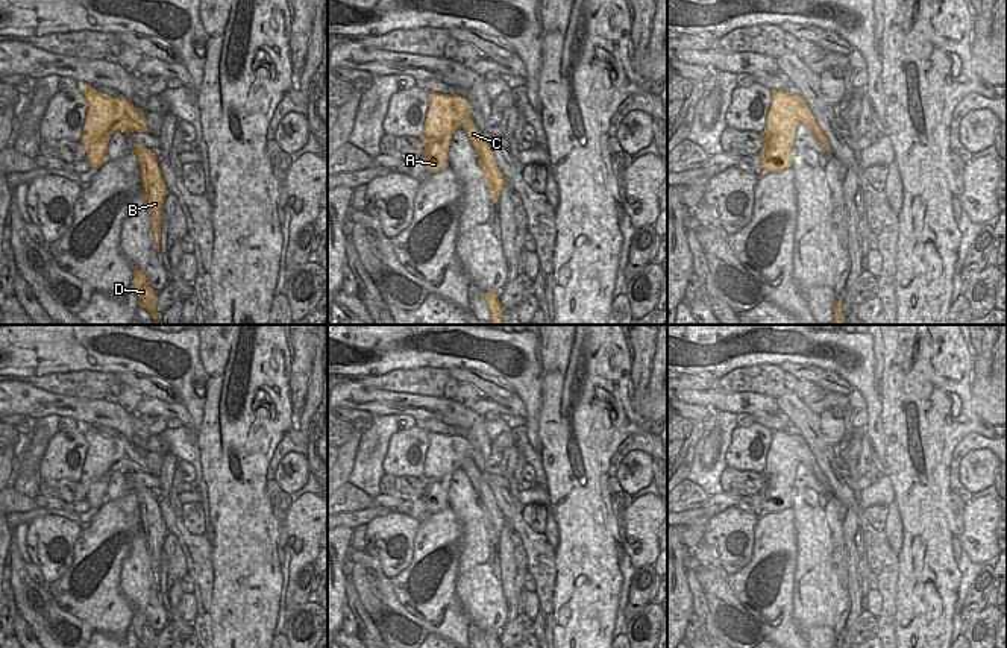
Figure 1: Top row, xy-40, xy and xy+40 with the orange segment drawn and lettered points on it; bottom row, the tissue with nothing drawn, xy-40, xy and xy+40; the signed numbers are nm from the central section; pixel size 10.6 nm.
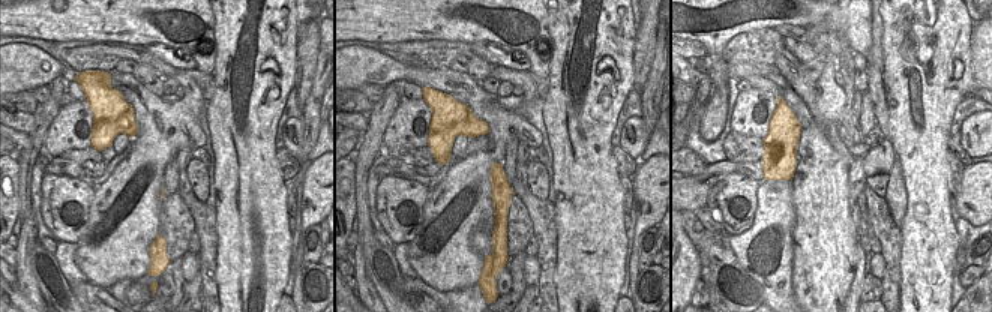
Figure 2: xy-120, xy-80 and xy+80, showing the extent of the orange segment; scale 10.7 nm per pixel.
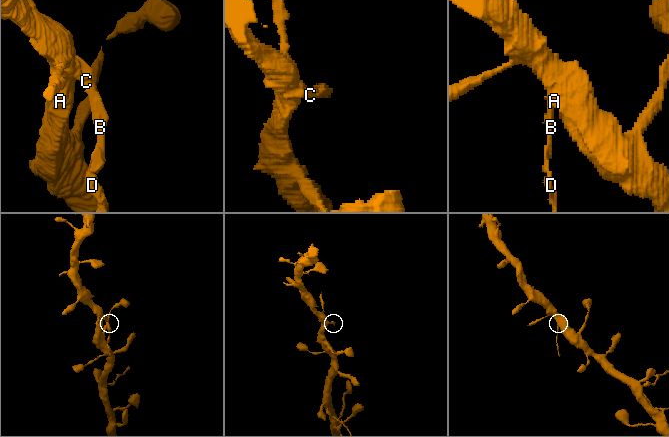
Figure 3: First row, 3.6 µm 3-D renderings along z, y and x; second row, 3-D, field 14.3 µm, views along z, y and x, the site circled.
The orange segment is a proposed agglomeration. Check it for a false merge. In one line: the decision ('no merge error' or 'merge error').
merge error

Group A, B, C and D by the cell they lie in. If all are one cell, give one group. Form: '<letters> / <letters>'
A / B C D

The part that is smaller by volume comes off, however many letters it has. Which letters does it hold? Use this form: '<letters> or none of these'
B, C, D

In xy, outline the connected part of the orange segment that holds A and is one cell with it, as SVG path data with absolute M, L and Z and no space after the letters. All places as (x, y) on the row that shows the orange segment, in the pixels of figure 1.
M428 91L429 108L425 118L423 134L419 137L425 143L420 159L425 161L428 173L443 171L447 165L447 150L452 134L463 127L463 121L475 123L470 118L470 103L458 94L441 94Z

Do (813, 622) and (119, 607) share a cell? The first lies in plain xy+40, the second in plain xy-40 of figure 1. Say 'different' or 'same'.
different

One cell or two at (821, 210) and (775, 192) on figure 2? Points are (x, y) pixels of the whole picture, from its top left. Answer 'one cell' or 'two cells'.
two cells

